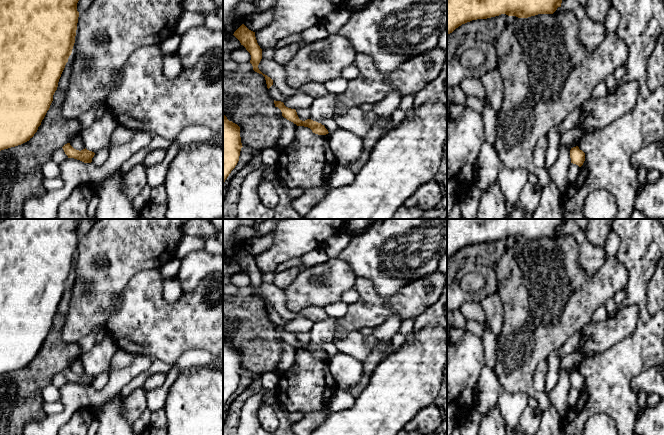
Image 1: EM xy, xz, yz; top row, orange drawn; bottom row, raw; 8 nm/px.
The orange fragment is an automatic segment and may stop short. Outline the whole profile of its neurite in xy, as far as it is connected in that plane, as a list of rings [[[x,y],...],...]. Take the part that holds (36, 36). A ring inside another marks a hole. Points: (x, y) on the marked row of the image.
[[[0,0],[0,151],[29,141],[50,105],[75,43],[79,0]]]

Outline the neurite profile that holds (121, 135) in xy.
[[[117,124],[111,136],[112,146],[122,145],[128,143],[135,135],[136,131],[125,128]]]

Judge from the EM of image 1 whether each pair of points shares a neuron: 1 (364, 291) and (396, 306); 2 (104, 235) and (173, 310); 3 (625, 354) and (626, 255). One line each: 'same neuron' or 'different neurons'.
1: same neuron
2: different neurons
3: same neuron

